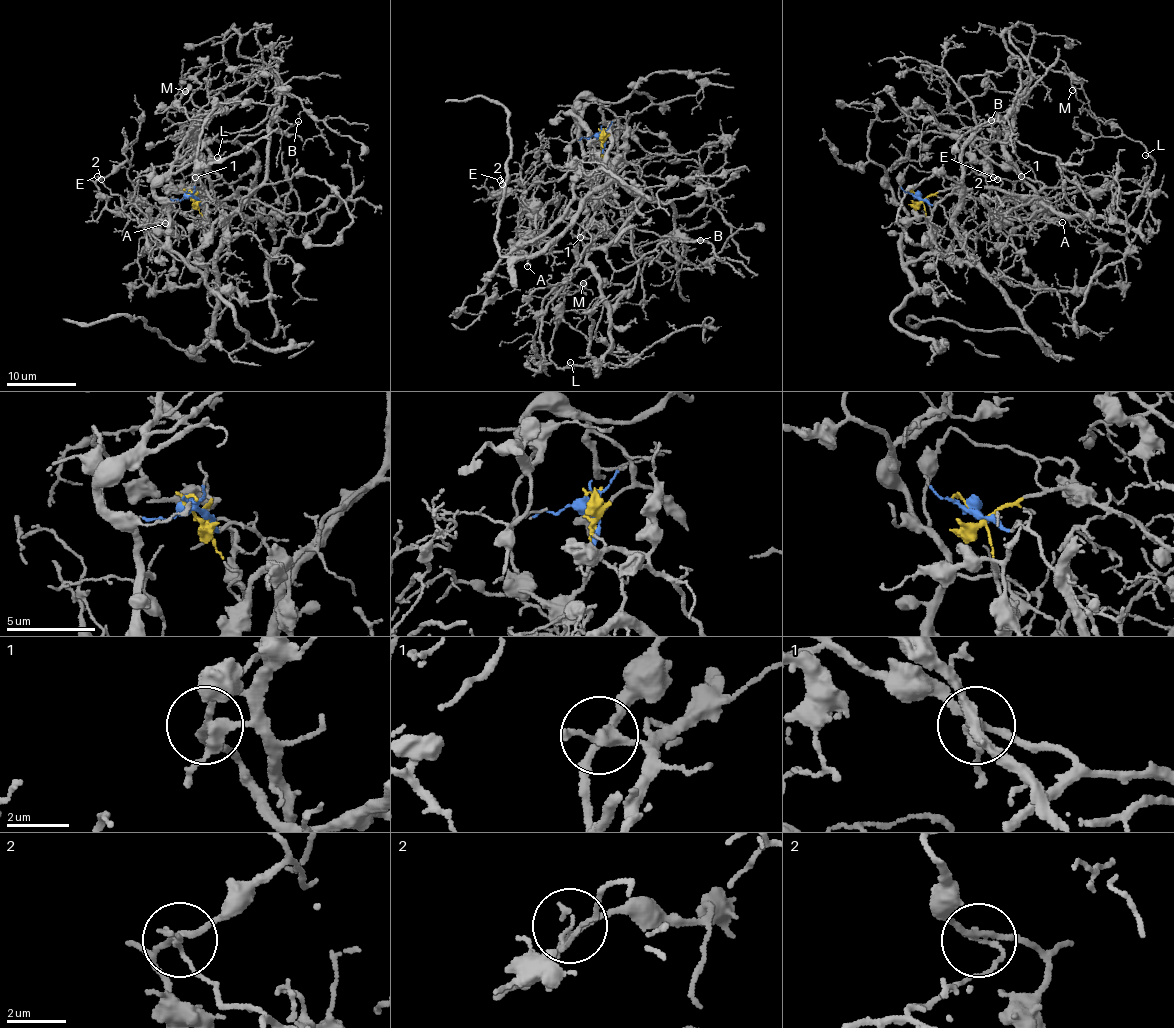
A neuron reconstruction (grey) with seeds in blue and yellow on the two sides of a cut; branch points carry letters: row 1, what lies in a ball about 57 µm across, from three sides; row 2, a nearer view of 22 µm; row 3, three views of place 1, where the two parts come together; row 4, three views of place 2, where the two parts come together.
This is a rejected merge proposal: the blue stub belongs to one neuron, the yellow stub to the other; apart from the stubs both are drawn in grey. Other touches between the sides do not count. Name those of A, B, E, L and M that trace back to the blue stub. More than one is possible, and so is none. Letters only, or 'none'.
B

